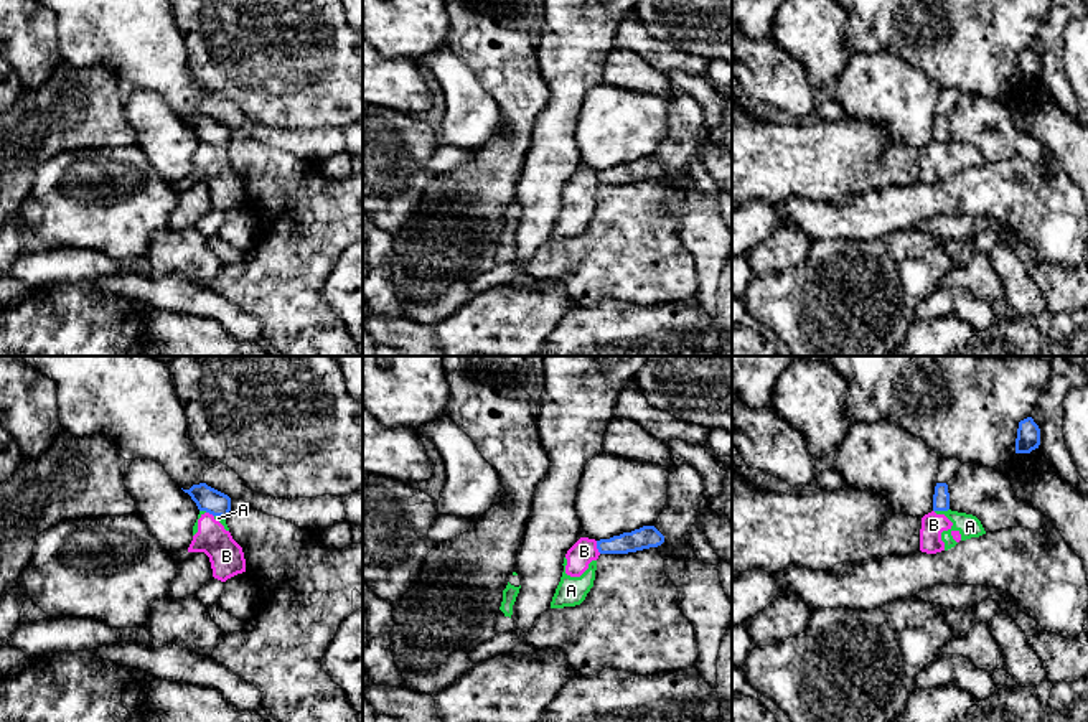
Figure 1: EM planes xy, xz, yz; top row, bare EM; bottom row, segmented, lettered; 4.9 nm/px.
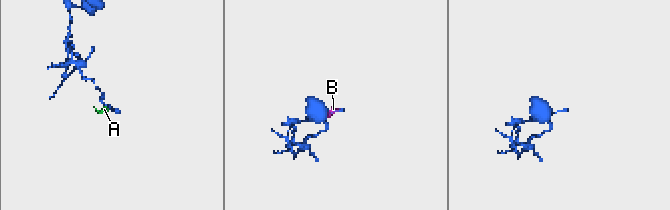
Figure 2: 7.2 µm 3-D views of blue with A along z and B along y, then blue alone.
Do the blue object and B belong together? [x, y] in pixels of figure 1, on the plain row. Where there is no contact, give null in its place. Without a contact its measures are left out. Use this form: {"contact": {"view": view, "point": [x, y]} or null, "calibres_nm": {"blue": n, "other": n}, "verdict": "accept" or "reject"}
{"contact": {"view": "xz", "point": [597, 178]}, "calibres_nm": {"blue": 110, "other": 120}, "verdict": "reject"}

